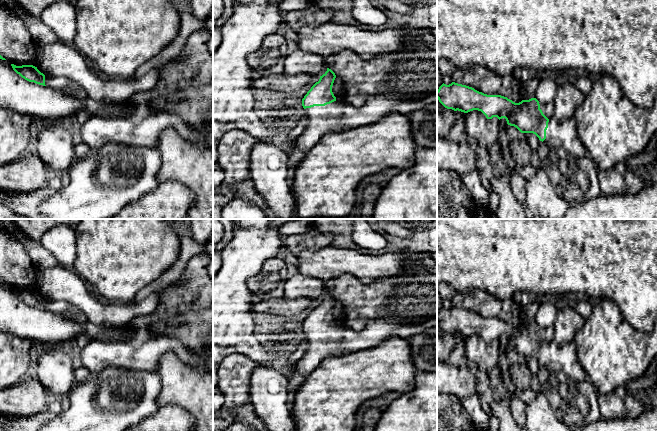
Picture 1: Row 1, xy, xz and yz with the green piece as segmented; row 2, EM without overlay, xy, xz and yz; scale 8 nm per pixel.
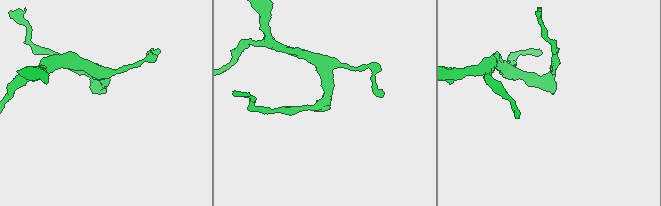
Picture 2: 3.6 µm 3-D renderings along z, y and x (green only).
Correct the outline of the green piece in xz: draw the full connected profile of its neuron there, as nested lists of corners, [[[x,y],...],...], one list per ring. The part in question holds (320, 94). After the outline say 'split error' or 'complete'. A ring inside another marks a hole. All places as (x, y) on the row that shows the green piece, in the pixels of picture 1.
[[[327,68],[302,99],[307,114],[307,126],[296,139],[295,147],[288,155],[287,181],[292,192],[295,170],[307,151],[312,149],[327,133],[345,131],[360,126],[374,124],[391,112],[405,115],[437,103],[437,92],[429,93],[418,100],[396,100],[387,95],[373,95],[360,107],[338,103],[332,92],[335,73]]] | split error

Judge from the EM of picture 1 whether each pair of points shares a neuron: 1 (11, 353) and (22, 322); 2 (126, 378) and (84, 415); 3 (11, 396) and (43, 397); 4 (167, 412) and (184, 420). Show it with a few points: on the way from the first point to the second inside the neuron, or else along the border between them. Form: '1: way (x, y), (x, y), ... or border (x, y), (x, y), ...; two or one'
1: border (10, 333), (30, 340); two
2: way (126, 393), (126, 398), (109, 415), (99, 415); one
3: way (19, 397), (35, 397); one
4: way (171, 416), (175, 420), (180, 420); one

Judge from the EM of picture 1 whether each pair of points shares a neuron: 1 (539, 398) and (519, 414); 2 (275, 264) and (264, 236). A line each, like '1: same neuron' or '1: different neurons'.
1: different neurons
2: different neurons

